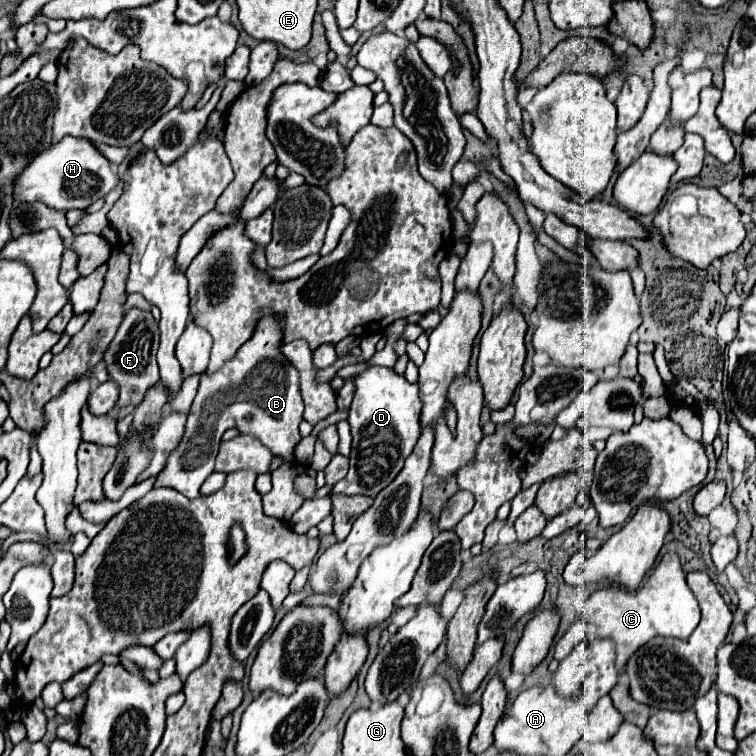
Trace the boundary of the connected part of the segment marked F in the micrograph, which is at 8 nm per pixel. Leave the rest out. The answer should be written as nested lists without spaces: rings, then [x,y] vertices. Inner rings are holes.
[[[129,309],[113,343],[109,345],[109,349],[105,353],[105,365],[107,365],[109,377],[121,389],[117,407],[139,405],[145,397],[147,387],[153,387],[155,383],[159,383],[159,367],[157,367],[157,359],[155,359],[157,349],[159,349],[159,327],[157,327],[157,321],[153,319],[153,315],[147,311]]]

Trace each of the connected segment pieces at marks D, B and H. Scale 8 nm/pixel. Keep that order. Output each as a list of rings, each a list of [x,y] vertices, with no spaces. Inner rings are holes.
[[[371,367],[371,369],[367,369],[365,373],[361,373],[361,375],[355,377],[355,387],[357,387],[357,389],[355,389],[355,397],[353,397],[353,403],[351,403],[351,409],[349,409],[349,425],[351,425],[351,433],[353,433],[353,449],[351,449],[351,455],[349,455],[349,473],[347,473],[347,477],[345,477],[343,481],[339,481],[339,483],[333,487],[329,496],[333,495],[333,493],[343,493],[343,495],[367,495],[367,497],[379,495],[379,491],[383,491],[383,487],[387,487],[387,485],[399,475],[399,471],[403,469],[405,459],[411,455],[411,451],[413,451],[413,447],[415,447],[415,443],[417,443],[417,439],[419,439],[419,433],[421,433],[421,423],[419,423],[419,415],[421,415],[419,387],[407,383],[407,381],[403,379],[403,375],[399,377],[393,369],[387,369],[387,367]]]
[[[265,317],[259,321],[251,341],[247,341],[231,361],[215,373],[201,375],[197,397],[187,415],[183,439],[171,453],[171,459],[167,459],[153,487],[171,487],[187,499],[195,499],[201,483],[213,473],[223,433],[229,427],[241,427],[243,431],[243,421],[249,421],[249,433],[259,437],[273,457],[283,459],[283,465],[271,473],[273,487],[267,495],[263,495],[263,511],[279,521],[289,521],[293,517],[305,501],[295,491],[295,479],[305,471],[305,467],[293,455],[295,445],[301,441],[299,423],[303,421],[303,399],[299,393],[299,373],[279,351],[281,337],[283,333],[279,323]]]
[[[65,137],[27,163],[15,179],[13,195],[15,203],[41,201],[53,209],[69,211],[89,207],[99,197],[105,197],[117,183],[119,177],[111,171],[111,163],[91,145],[89,139]]]

